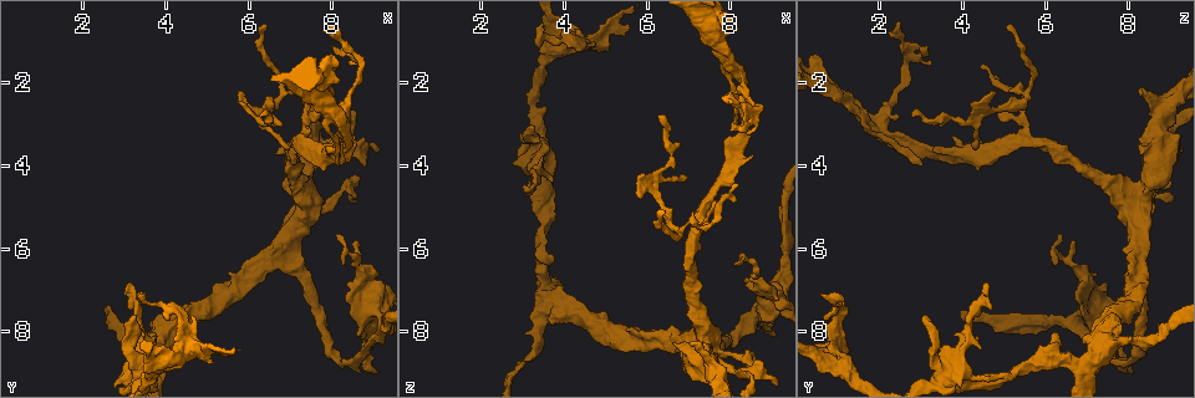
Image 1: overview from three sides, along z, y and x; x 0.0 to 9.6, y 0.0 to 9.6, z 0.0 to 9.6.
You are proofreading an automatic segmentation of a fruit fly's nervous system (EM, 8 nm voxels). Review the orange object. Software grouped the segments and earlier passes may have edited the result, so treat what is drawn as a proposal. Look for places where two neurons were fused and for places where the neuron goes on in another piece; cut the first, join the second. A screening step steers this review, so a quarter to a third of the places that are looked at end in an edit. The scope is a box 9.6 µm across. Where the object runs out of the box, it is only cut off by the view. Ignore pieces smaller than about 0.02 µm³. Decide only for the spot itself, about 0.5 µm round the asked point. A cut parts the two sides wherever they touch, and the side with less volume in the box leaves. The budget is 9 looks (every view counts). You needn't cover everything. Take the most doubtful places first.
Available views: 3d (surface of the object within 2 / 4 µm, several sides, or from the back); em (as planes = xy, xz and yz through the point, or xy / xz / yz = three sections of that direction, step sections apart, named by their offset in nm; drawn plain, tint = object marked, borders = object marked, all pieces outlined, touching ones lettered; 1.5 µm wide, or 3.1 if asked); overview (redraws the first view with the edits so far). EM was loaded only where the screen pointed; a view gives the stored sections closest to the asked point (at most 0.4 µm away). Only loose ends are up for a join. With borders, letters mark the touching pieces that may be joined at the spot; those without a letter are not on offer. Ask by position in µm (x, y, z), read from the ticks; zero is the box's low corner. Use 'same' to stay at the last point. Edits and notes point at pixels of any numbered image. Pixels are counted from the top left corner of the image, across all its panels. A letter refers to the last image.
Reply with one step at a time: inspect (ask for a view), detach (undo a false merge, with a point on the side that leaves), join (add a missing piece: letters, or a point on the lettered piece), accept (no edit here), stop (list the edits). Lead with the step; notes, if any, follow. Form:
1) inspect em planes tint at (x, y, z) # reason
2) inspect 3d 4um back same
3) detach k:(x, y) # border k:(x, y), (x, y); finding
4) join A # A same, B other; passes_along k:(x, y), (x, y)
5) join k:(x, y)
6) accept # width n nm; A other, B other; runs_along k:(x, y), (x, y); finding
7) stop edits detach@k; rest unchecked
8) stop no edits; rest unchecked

inspect em 3.1um planes tint at (3.60, 8.25, 7.60) # three-way junction

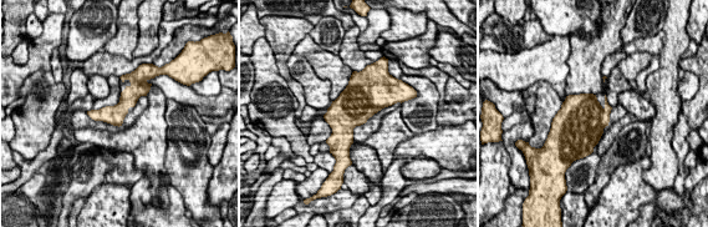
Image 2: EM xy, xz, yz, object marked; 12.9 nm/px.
inspect em 3.1um planes borders same # see the neighbours

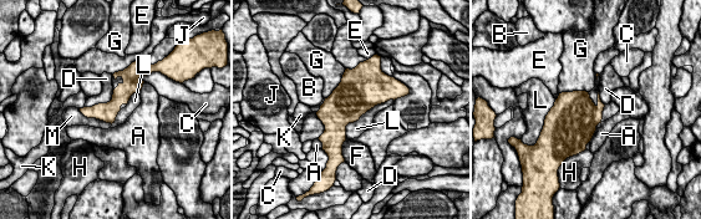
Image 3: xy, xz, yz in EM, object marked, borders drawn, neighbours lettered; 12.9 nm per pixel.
accept # width 260 nm; A other, B other, C other, D other, E other, F other, G other, H other, J other, K other, L other, M other; continuous, no second neuron

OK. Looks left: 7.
inspect em xz step 8 tint at (3.95, 8.80, 1.05) # two arms at a narrow angle

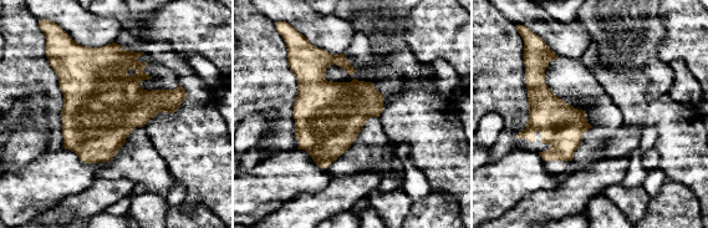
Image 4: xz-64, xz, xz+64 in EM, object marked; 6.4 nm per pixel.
inspect em planes tint same # another direction

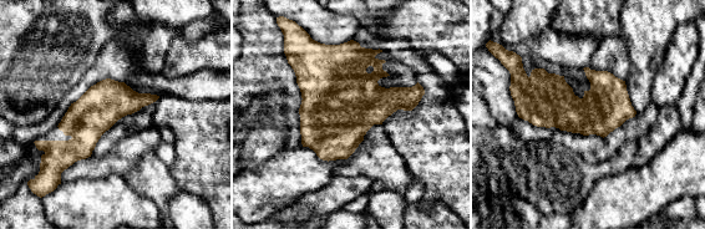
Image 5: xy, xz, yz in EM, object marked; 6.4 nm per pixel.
inspect em planes borders same # what lies round it

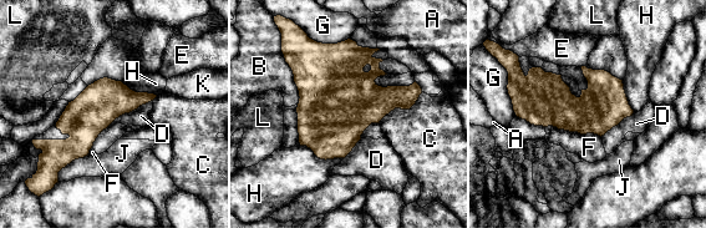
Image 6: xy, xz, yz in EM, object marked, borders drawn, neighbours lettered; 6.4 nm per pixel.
accept # width 320 nm; A other, B other, C other, D other, E other, F other, G other, H other, J other, K other, L other; border 6:(552, 125), (600, 137); continuous, no second neuron

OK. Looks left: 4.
inspect 3d 2um at (6.40, 2.75, 2.70) # branch stops here

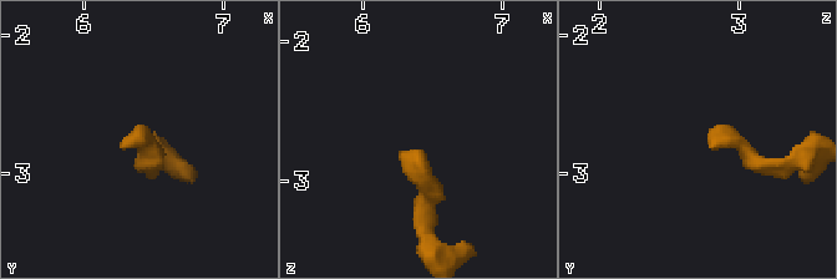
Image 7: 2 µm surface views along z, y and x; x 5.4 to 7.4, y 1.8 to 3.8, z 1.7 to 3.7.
inspect em yz step 4 tint at (6.40, 2.76, 2.74) # need the tissue

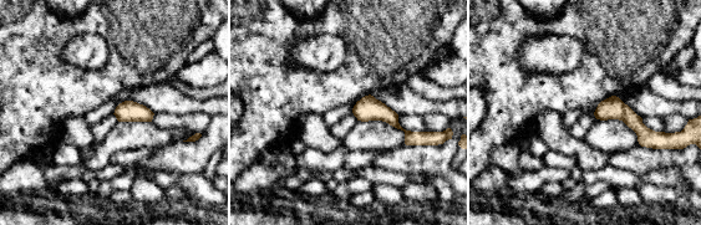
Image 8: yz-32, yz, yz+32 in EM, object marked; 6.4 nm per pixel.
inspect em planes borders same

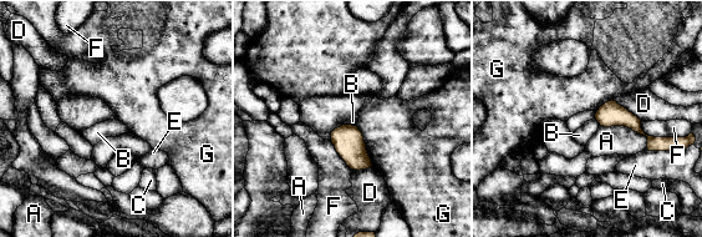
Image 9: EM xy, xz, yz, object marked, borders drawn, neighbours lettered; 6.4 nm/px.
accept # A other, B other, C other, D other, E other, F other, G other; border 9:(344, 124), (355, 126); none of them fits

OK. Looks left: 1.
stop no edits; rest unchecked

